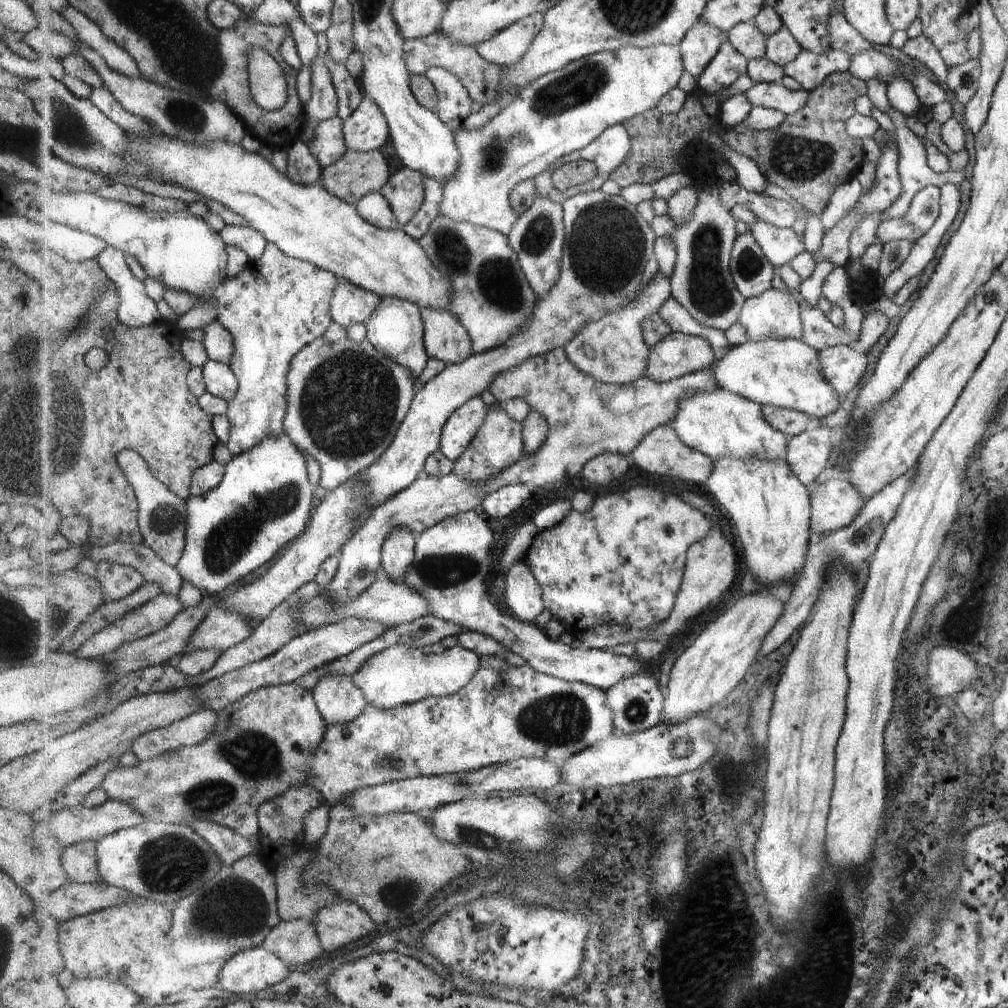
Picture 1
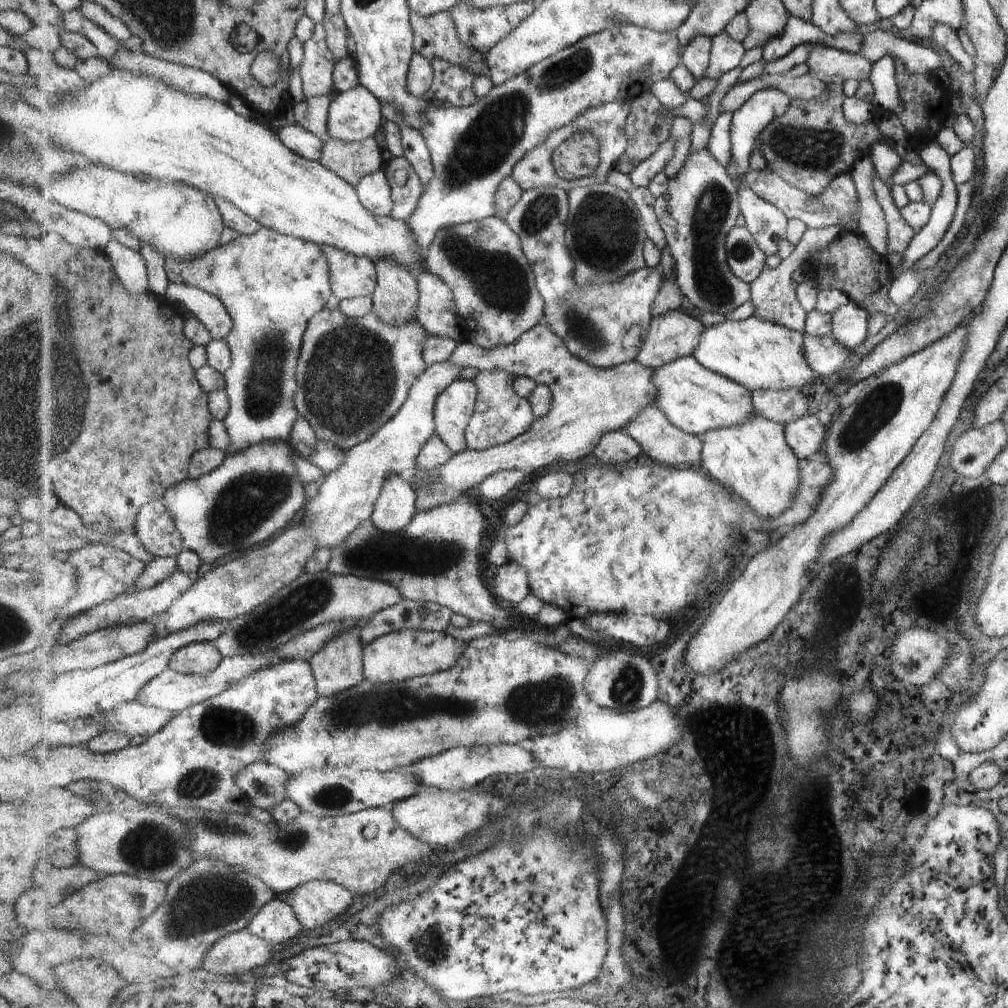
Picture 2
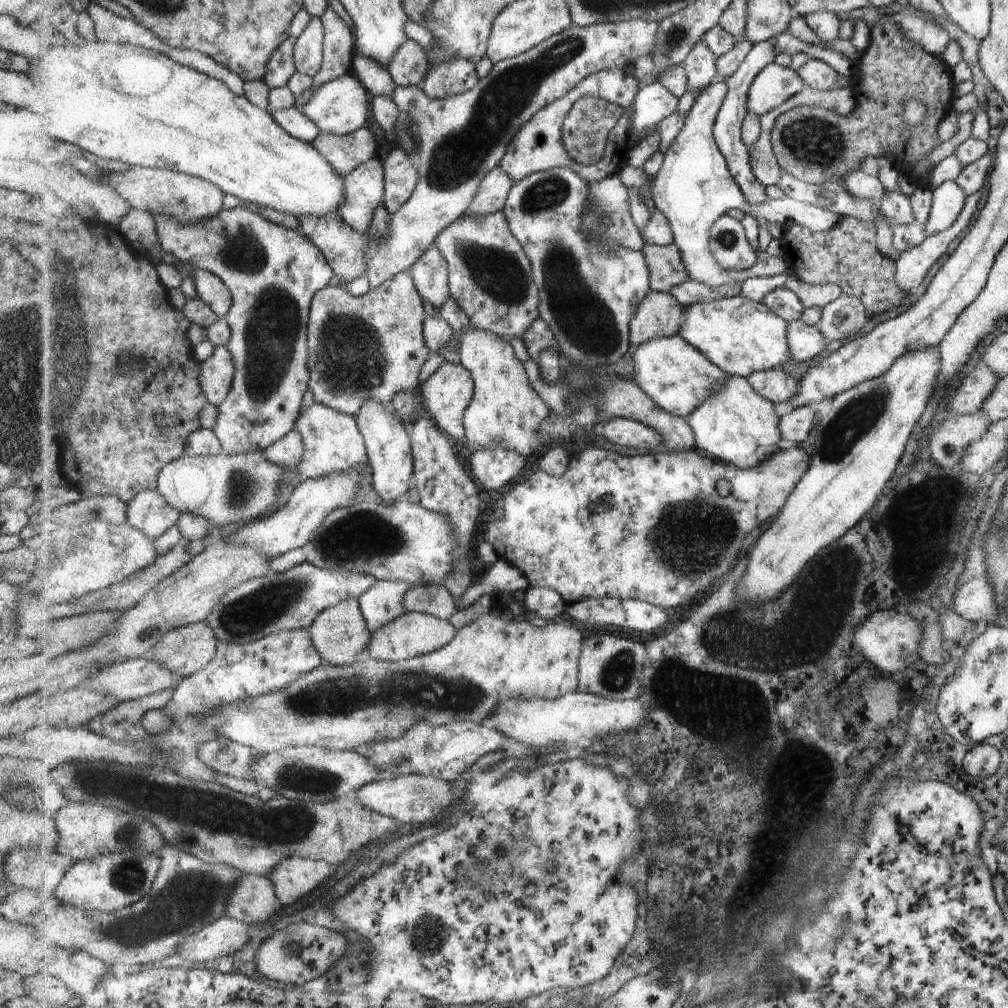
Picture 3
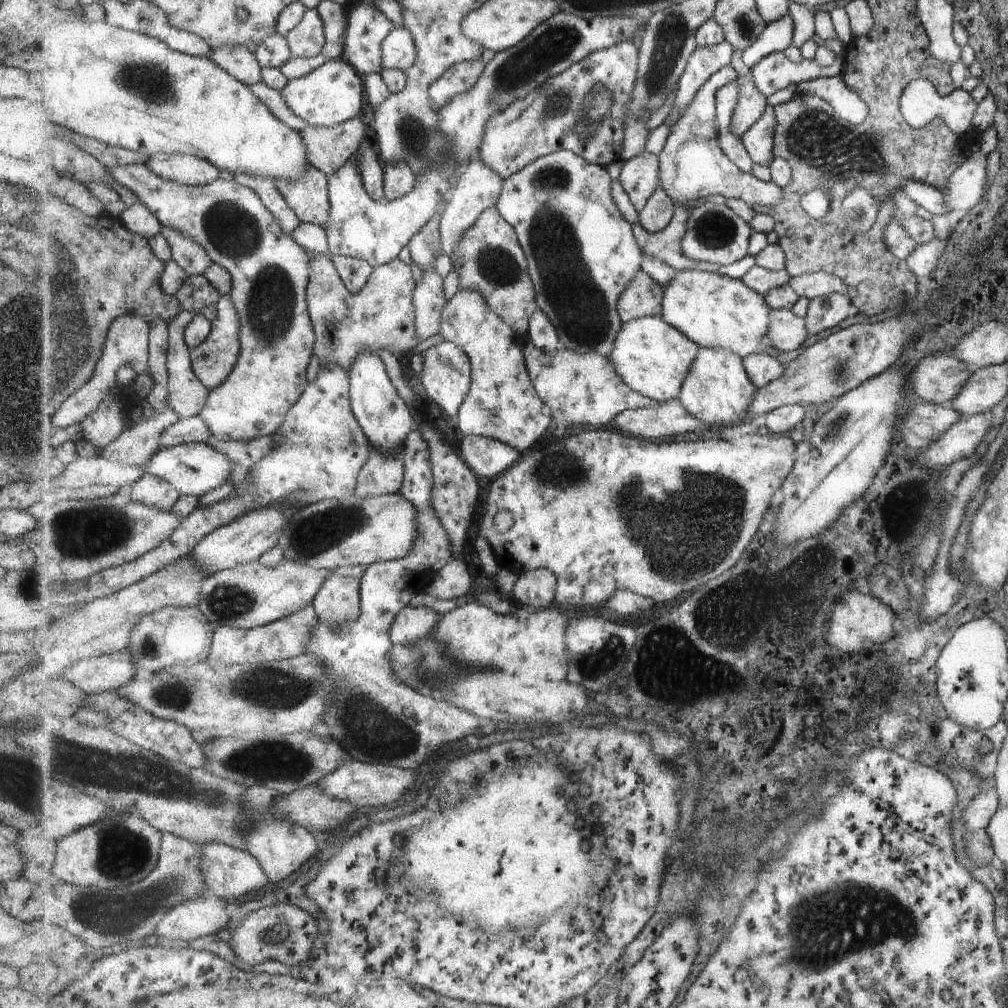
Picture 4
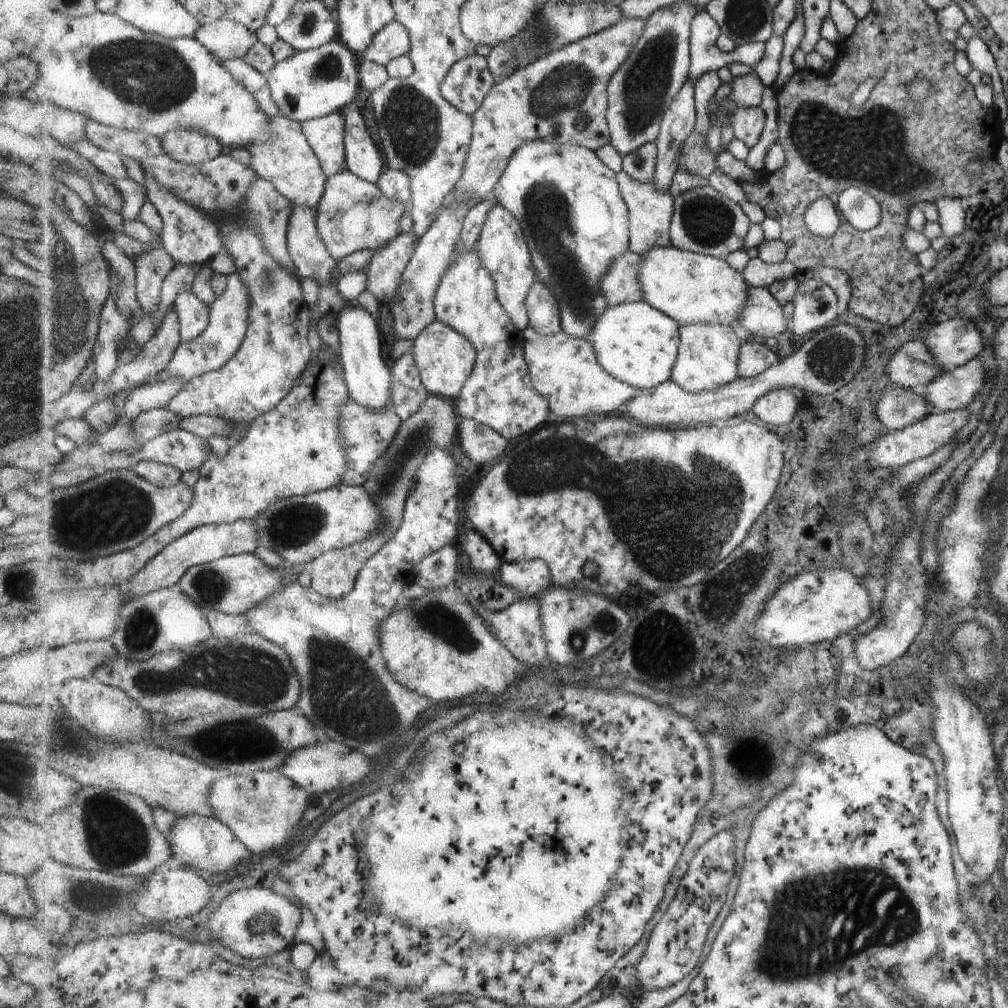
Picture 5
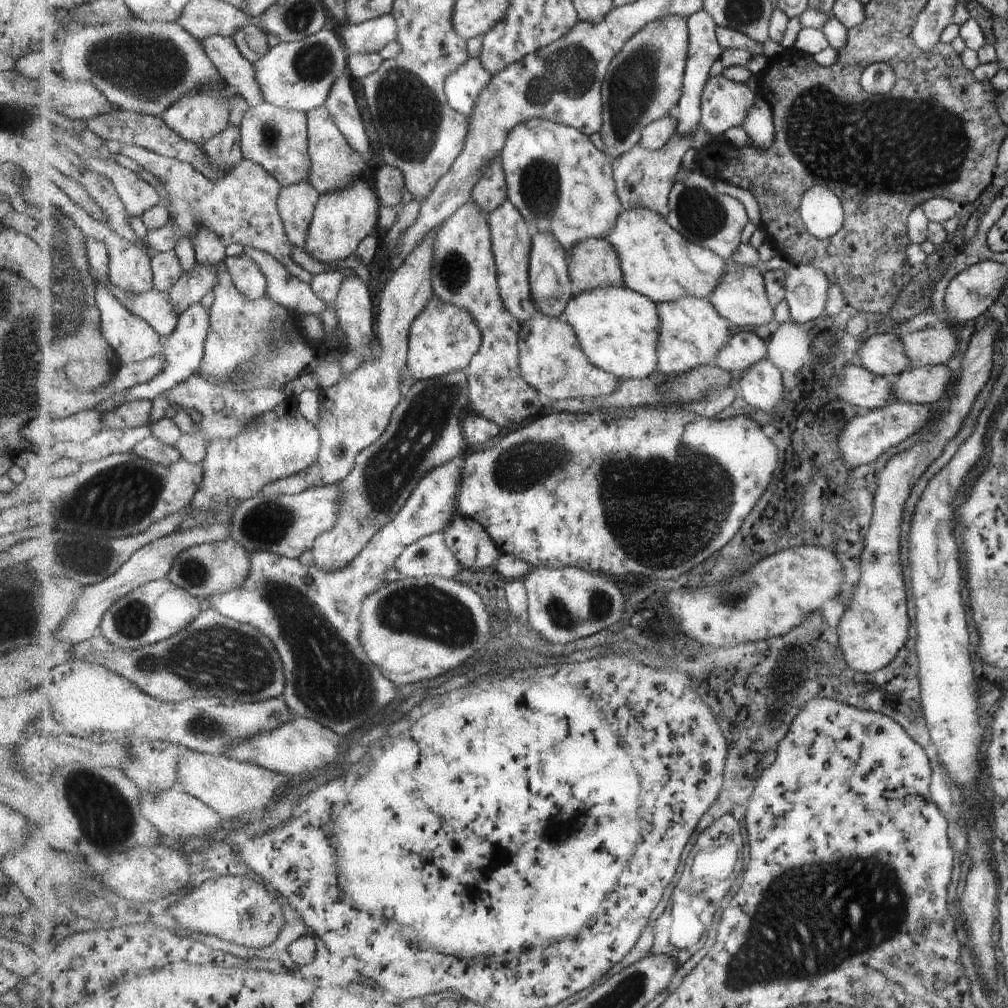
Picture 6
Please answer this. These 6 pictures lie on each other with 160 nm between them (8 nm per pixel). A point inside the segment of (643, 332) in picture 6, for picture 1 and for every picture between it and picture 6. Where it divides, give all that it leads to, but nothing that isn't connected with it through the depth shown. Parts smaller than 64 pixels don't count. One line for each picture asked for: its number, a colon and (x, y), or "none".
1: (719, 423)
2: (696, 399)
3: (678, 377)
4: (653, 357)
5: (638, 344)

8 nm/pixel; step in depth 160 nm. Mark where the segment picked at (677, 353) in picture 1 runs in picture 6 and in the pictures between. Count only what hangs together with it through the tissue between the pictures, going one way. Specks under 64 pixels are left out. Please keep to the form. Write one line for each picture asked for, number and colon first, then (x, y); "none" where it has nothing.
2: (677, 333)
3: (660, 314)
4: (644, 297)
5: (621, 284)
6: (595, 263)

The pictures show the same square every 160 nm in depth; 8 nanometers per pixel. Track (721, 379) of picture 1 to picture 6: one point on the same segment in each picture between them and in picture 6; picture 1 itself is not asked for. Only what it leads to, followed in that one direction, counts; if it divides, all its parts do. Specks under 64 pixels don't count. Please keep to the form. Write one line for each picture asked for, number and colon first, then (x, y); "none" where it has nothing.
2: (758, 354)
3: (741, 336)
4: (715, 311)
5: (689, 287)
6: (660, 263)

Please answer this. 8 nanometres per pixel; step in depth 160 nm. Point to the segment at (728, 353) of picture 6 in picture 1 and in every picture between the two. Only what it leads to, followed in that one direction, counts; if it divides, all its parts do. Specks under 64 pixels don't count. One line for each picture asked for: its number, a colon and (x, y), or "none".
1: (791, 422)
2: (783, 406)
3: (777, 385)
4: (763, 368)
5: (754, 358)

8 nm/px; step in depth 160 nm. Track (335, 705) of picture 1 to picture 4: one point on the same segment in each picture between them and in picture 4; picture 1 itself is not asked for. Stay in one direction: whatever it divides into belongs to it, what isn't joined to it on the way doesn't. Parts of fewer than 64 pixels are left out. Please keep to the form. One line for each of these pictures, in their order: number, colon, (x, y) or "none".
2: (340, 665)
3: (340, 633)
4: (337, 602)

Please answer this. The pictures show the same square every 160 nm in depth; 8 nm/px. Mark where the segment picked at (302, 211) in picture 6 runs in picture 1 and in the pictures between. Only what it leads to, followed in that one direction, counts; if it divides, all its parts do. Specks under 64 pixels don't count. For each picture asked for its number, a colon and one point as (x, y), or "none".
1: (347, 400)
2: (354, 374)
3: (372, 347)
4: (381, 317)
5: (312, 258)

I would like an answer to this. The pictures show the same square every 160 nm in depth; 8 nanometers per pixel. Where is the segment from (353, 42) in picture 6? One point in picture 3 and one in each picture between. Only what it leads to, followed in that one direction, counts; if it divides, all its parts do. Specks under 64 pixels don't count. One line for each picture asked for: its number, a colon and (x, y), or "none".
3: (410, 66)
4: (399, 50)
5: (393, 41)

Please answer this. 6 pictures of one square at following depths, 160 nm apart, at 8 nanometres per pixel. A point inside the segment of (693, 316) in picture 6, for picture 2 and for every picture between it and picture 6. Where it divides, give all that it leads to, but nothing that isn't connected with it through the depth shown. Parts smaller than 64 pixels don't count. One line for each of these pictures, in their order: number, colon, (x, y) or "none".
2: (753, 460)
3: (739, 426)
4: (718, 390)
5: (708, 358)

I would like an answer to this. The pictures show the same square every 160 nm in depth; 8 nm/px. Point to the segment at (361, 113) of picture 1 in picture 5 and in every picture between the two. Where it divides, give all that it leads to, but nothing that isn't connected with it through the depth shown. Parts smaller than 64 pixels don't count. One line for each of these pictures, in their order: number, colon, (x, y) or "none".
2: (354, 116)
3: (341, 106)
4: (333, 93)
5: (315, 83)

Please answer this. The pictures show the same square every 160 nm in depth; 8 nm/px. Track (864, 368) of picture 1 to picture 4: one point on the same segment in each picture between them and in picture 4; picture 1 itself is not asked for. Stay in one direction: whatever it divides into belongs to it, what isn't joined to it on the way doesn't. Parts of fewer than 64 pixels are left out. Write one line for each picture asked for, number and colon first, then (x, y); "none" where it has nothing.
2: (824, 354)
3: (805, 342)
4: (788, 331)

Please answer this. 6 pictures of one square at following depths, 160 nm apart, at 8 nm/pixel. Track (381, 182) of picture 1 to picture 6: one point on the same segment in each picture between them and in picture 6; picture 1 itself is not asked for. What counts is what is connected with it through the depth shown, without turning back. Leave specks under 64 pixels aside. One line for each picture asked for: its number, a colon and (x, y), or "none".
2: (352, 161)
3: (345, 153)
4: (330, 148)
5: (326, 135)
6: (335, 164)

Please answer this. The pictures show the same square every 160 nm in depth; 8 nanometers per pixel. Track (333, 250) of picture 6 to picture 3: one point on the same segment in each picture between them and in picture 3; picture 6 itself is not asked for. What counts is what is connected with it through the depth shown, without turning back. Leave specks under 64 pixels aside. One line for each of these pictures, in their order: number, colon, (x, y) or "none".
3: (463, 137)
4: (361, 227)
5: (354, 215)

